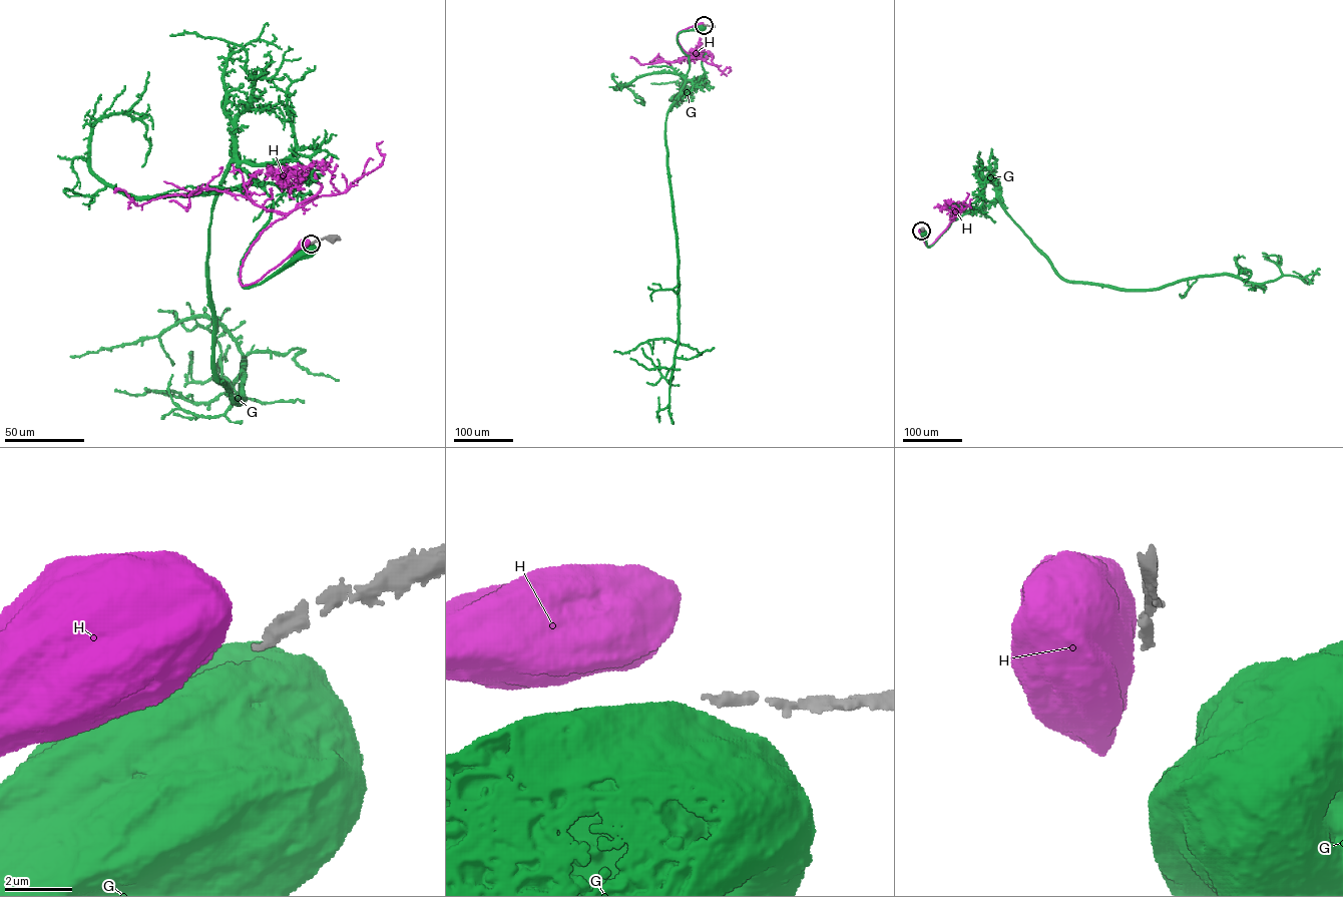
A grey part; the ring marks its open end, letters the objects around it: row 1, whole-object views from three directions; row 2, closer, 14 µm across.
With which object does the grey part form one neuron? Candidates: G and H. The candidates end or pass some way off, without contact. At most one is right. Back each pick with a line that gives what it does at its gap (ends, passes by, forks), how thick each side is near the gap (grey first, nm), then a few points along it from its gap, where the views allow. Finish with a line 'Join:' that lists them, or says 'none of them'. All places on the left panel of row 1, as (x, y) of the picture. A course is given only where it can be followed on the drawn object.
Join: none of them

